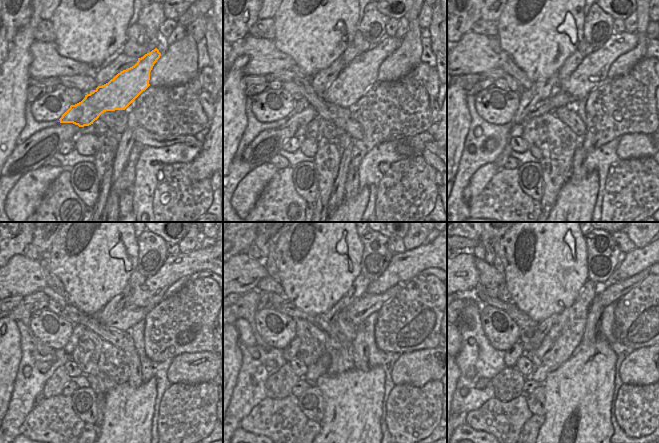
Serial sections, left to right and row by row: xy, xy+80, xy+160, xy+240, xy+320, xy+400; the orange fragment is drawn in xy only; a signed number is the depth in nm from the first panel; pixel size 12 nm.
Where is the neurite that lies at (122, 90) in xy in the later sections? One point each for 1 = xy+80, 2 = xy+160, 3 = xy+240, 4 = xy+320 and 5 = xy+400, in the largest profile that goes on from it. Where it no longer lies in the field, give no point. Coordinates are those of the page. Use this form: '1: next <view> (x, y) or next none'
1: next xy+80 (355, 79)
2: next xy+160 (593, 70)
3: next xy+240 (152, 292)
4: next xy+320 (403, 267)
5: next xy+400 (640, 259)

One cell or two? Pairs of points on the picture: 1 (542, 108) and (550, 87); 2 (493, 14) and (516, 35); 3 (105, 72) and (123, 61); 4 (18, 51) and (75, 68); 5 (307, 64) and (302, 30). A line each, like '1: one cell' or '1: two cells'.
1: two cells
2: two cells
3: one cell
4: two cells
5: one cell

